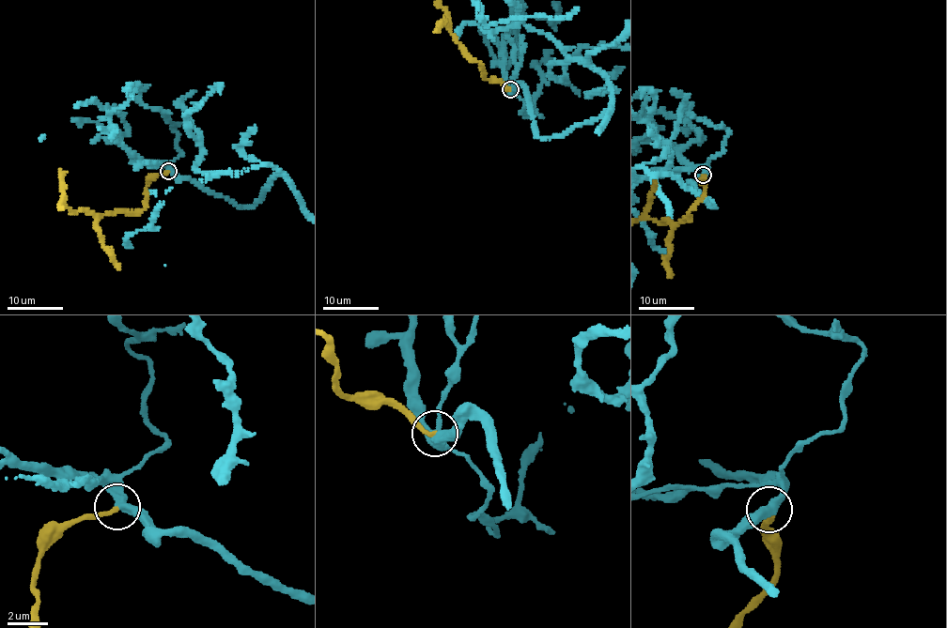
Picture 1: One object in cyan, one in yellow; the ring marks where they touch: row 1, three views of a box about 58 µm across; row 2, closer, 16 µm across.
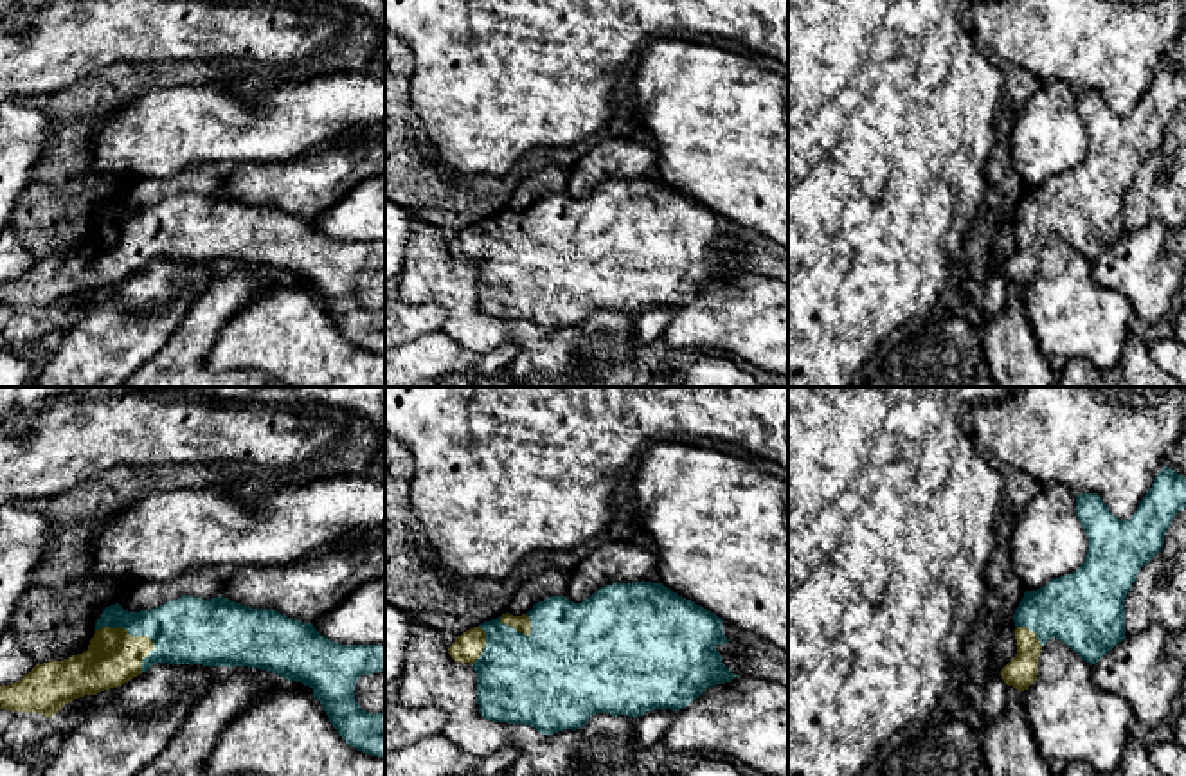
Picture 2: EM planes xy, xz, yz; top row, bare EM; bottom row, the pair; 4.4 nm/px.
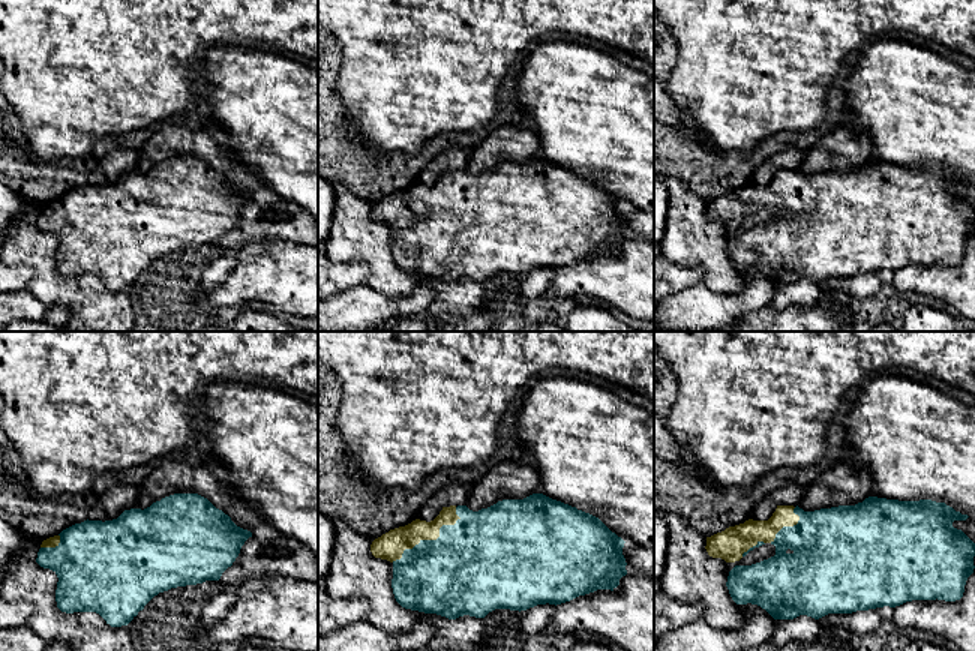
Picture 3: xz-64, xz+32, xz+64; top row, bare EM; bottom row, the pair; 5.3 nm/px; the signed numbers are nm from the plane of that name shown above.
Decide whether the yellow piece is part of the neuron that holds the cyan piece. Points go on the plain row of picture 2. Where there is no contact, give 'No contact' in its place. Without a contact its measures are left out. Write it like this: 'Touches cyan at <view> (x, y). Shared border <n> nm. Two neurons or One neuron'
Touches cyan at xy (128, 229). Shared border 280 nm. One neuron

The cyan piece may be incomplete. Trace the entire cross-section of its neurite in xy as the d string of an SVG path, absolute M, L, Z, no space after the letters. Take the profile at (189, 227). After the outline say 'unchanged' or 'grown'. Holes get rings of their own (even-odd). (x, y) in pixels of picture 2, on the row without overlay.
M184 191L140 209L128 209L119 200L103 205L86 248L36 261L18 279L0 283L0 306L54 313L74 295L122 283L155 259L248 263L302 279L313 286L313 293L347 342L385 356L385 308L367 310L355 295L360 272L385 266L385 243L340 241L320 232L313 220L270 205L245 203L221 193L202 196Z | grown

